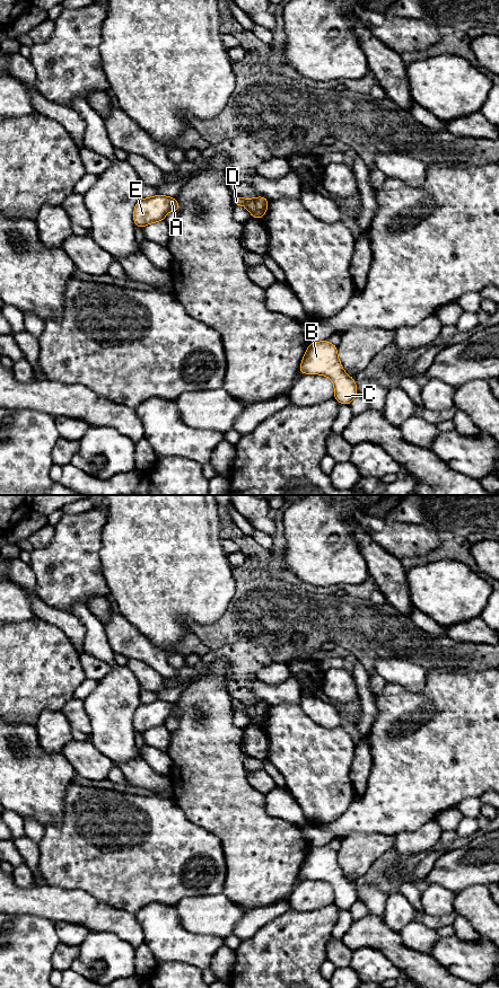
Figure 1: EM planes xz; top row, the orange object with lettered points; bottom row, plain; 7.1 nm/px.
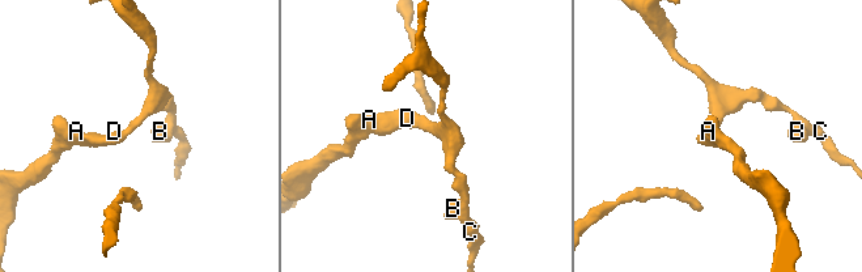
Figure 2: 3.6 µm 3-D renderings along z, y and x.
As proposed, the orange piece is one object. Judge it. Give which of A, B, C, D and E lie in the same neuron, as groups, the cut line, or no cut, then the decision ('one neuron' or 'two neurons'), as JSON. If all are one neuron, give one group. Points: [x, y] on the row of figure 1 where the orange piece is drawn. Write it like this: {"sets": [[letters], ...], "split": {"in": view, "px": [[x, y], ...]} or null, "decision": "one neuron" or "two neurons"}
{"sets": [["A", "D", "E"], ["B", "C"]], "split": {"in": "xz", "px": [[256, 199], [254, 217]]}, "decision": "two neurons"}

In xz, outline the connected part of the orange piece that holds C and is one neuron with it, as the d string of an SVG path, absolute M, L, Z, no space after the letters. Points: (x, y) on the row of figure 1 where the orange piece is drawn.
M329 341L310 342L301 363L301 374L322 374L333 380L334 400L350 405L358 396L354 378L348 376L338 356L338 346Z

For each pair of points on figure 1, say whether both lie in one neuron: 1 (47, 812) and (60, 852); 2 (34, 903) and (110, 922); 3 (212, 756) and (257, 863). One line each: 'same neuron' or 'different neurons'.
1: different neurons
2: same neuron
3: same neuron

